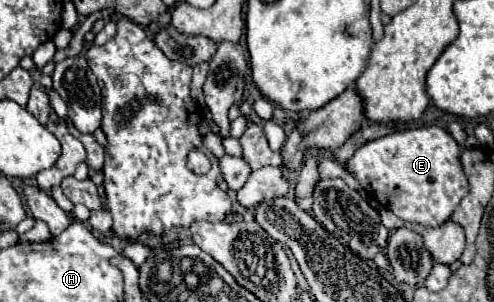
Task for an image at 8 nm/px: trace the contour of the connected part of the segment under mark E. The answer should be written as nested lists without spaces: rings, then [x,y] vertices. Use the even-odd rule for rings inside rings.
[[[435,125],[405,129],[403,133],[391,133],[365,143],[347,161],[347,171],[357,177],[367,193],[371,191],[371,195],[397,217],[429,227],[445,223],[465,197],[457,195],[461,187],[465,187],[465,191],[469,187],[461,167],[459,143],[447,129]],[[451,191],[455,191],[455,195],[451,195]]]

